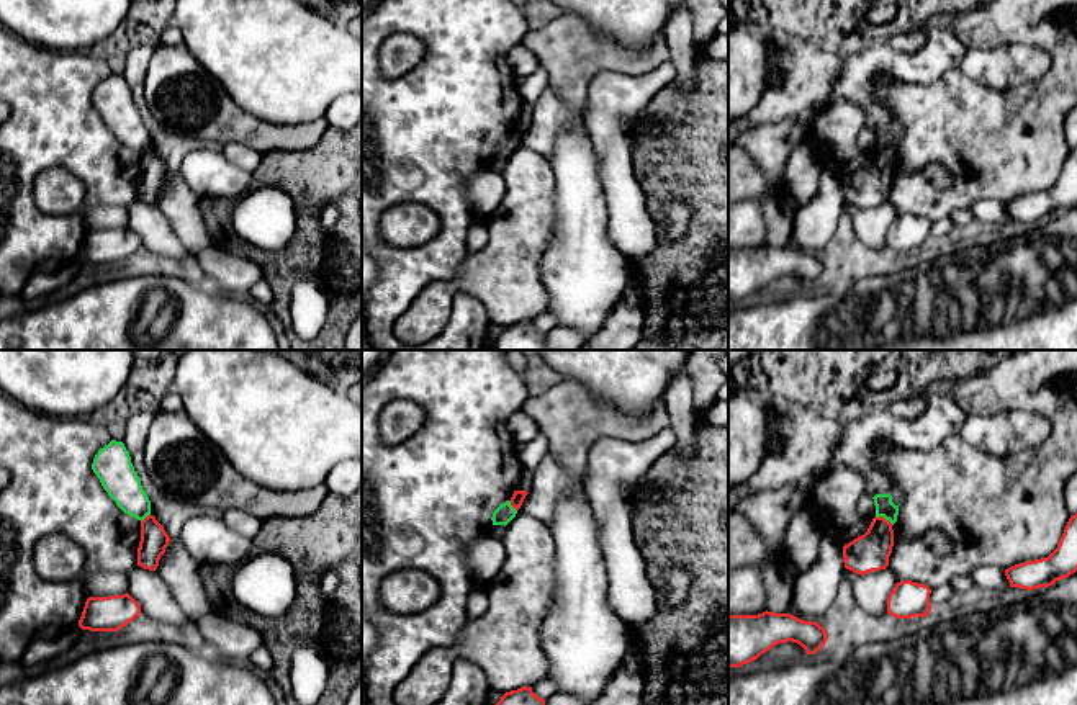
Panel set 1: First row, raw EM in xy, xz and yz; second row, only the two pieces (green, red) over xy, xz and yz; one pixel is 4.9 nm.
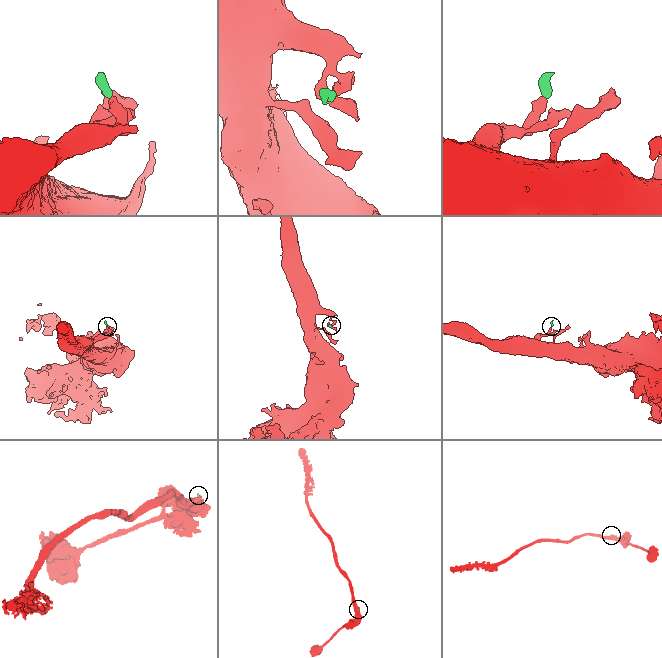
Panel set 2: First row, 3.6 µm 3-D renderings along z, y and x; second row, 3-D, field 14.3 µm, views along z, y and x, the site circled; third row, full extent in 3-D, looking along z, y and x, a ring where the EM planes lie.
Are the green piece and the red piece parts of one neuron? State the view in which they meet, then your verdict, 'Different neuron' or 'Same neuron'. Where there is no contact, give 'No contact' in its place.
Touches green in yz. Different neuron

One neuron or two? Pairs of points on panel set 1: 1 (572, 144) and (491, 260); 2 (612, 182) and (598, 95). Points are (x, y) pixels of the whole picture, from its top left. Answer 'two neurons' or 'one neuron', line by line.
1: two neurons
2: one neuron

